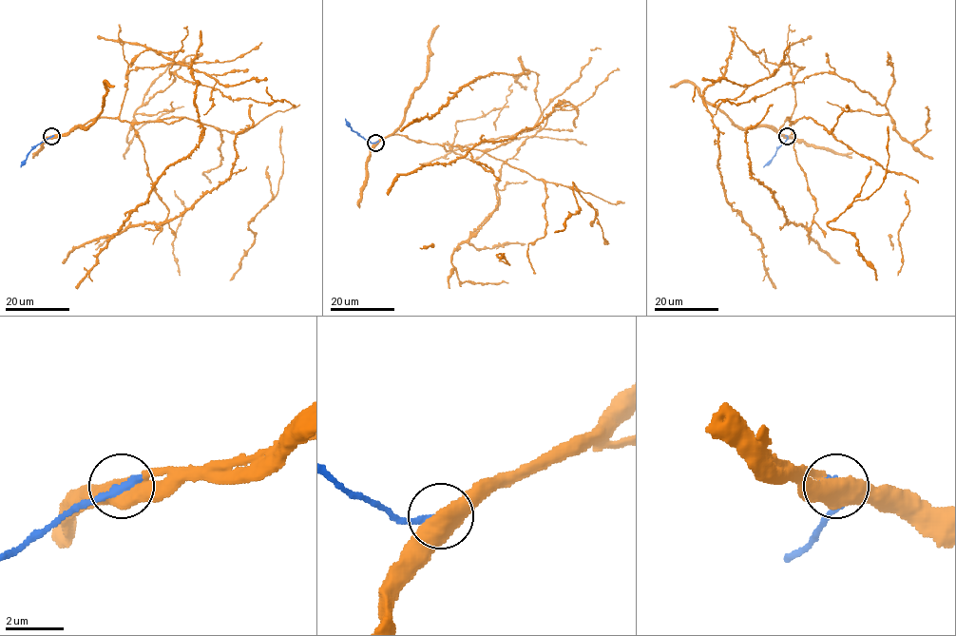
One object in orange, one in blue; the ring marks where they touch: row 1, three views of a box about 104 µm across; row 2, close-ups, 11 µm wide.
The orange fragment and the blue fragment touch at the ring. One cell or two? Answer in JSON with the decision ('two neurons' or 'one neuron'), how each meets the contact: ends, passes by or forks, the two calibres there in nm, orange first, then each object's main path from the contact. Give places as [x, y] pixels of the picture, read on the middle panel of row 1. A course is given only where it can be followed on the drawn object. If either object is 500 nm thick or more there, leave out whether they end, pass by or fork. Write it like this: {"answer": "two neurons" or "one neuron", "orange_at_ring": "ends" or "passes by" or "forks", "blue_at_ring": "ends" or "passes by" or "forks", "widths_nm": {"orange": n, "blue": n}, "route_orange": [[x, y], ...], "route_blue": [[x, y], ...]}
{"answer": "one neuron", "widths_nm": {"orange": 600, "blue": 280}, "route_orange": [[375, 143], [400, 134], [478, 159], [538, 119], [537, 74], [523, 67], [481, 76], [401, 131]], "route_blue": [[375, 143], [370, 143], [354, 131], [345, 119]]}

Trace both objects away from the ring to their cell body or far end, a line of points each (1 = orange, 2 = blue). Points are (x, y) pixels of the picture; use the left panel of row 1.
1: (51, 136), (117, 117), (132, 69), (186, 63), (216, 81), (200, 144), (166, 169), (77, 288)
2: (51, 136), (29, 152), (21, 167)

